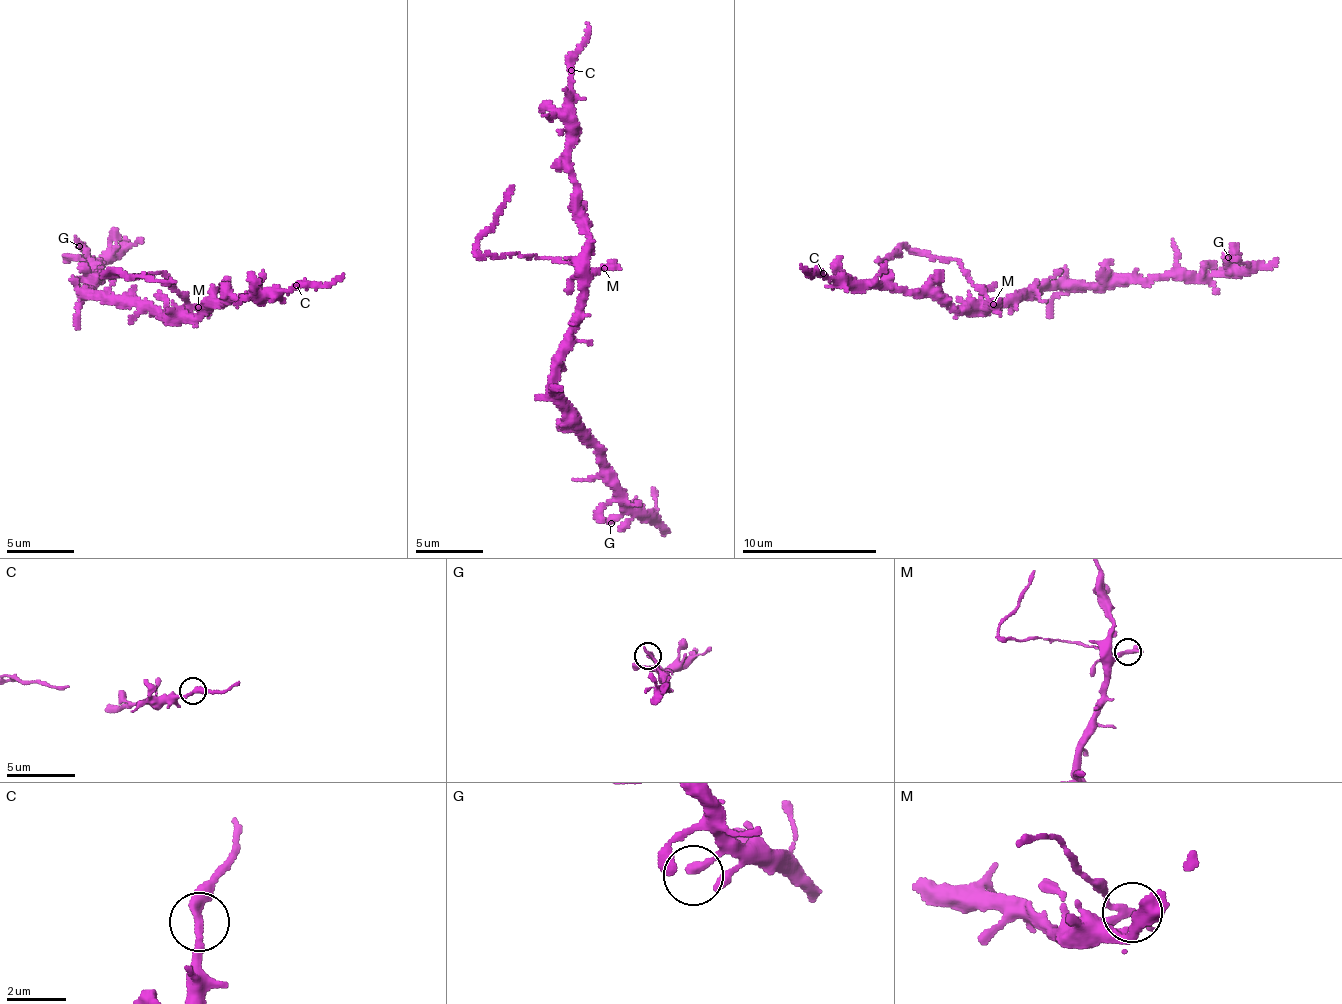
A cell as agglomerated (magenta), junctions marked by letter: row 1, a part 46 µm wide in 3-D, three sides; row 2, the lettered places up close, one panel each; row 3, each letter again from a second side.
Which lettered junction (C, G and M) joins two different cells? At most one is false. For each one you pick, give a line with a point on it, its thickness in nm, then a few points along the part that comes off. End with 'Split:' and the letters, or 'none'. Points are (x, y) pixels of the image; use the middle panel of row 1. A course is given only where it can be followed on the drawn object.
M: at (604, 268); 320 nm thick; foreign part runs (604, 269), (539, 258), (494, 258), (480, 252), (478, 238), (513, 186)
Split: M

